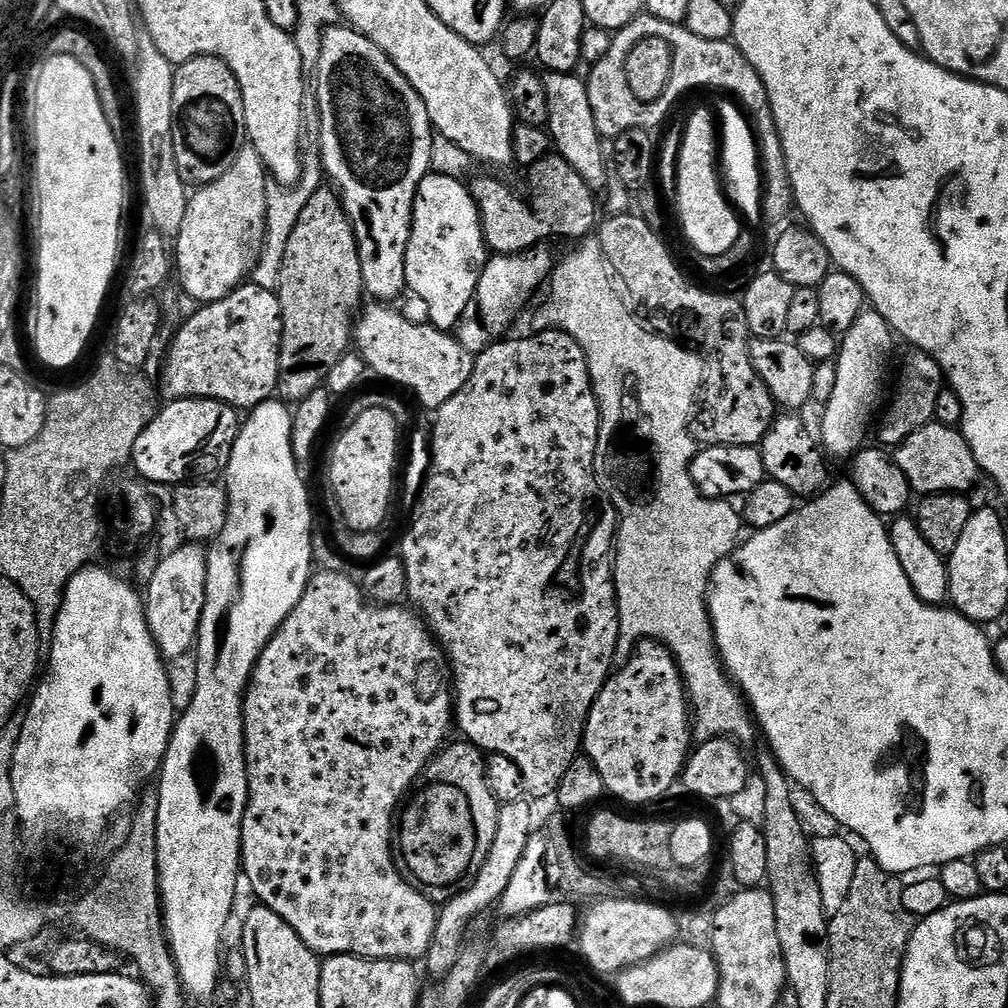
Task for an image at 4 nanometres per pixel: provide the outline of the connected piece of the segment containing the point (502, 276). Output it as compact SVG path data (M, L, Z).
M529 247L526 252L519 252L513 256L498 256L493 255L491 259L484 265L484 269L480 271L478 278L478 286L476 287L476 295L474 297L475 307L480 307L480 320L484 323L486 331L492 335L492 338L500 338L512 328L512 323L520 316L520 311L528 304L528 299L535 294L536 291L541 291L542 285L546 278L551 277L554 267L554 255L548 248Z

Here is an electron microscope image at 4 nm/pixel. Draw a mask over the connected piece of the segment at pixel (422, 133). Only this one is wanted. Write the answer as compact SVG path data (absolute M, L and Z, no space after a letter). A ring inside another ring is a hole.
M329 26L324 29L322 38L322 48L318 54L318 62L314 69L316 75L316 112L320 115L320 164L324 167L324 172L328 175L327 183L338 193L340 197L340 207L348 215L348 221L352 224L352 234L356 239L356 250L360 259L360 270L364 279L364 291L376 302L396 302L400 295L405 295L406 285L404 283L404 255L406 246L410 242L412 233L412 207L416 201L416 191L422 182L422 178L429 175L432 166L432 138L434 129L430 122L430 114L426 114L426 102L406 82L406 78L390 62L390 58L370 38L366 38L361 32L357 32L351 26Z

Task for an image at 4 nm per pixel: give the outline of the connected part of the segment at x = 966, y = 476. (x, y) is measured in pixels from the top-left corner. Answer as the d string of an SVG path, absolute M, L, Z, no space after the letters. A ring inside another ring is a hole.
M939 422L928 424L906 437L895 449L894 459L900 473L907 480L909 489L916 494L968 494L975 486L976 479L981 479L982 476L964 436L955 427Z

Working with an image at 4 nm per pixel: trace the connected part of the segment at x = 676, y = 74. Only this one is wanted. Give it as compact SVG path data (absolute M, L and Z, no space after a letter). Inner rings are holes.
M641 14L635 20L631 20L627 26L619 29L612 36L612 44L606 50L606 54L597 64L591 65L592 73L586 76L586 91L588 94L588 109L592 112L594 122L598 126L601 137L615 138L621 136L622 133L630 131L632 128L643 128L645 130L656 130L656 127L663 122L668 116L668 111L676 104L676 99L683 92L688 92L691 88L721 88L724 92L729 92L732 97L738 101L739 107L750 117L752 131L756 137L758 145L758 159L762 165L762 216L766 221L776 224L779 220L787 218L791 212L794 212L794 201L792 199L792 187L790 186L788 171L786 170L786 160L782 144L776 133L774 126L774 118L770 110L770 100L766 94L766 86L762 86L762 78L758 78L758 72L754 70L754 66L750 66L750 62L746 62L746 58L737 50L736 45L731 39L722 42L709 42L706 38L698 38L695 34L690 34L690 30L685 28L683 24L671 24L670 22L662 22L658 18L647 14ZM646 40L660 40L666 53L666 67L663 69L664 77L656 84L654 98L649 100L643 98L634 98L634 94L642 94L634 92L630 86L630 78L628 78L628 66L624 70L624 74L620 72L622 62L626 52L630 50L632 44L640 44Z

